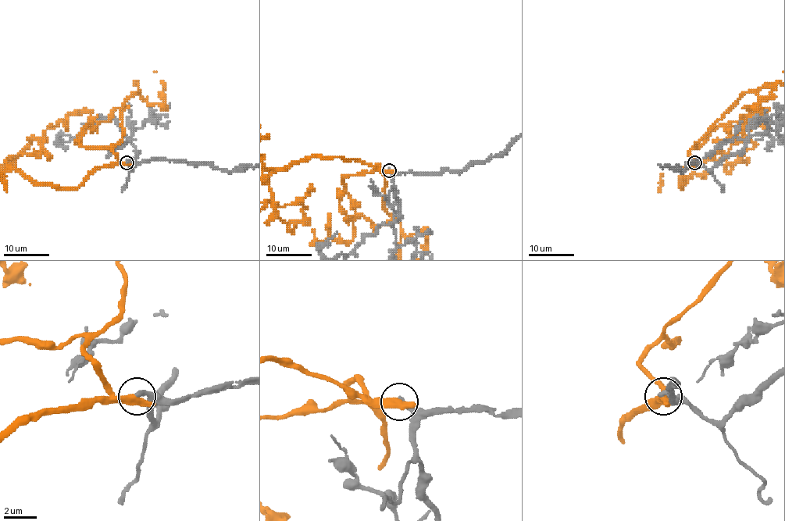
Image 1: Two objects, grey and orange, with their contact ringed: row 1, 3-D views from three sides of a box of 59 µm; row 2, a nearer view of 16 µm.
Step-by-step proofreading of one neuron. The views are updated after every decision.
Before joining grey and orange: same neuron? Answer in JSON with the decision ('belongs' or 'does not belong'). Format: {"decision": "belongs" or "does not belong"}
{"decision": "does not belong"}

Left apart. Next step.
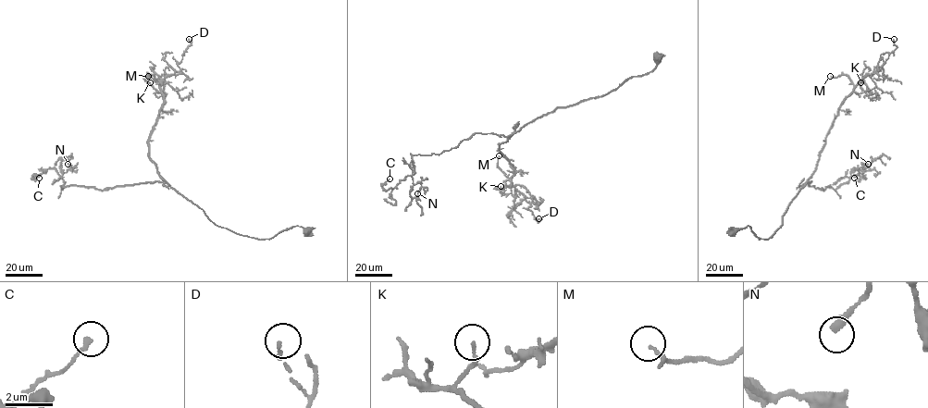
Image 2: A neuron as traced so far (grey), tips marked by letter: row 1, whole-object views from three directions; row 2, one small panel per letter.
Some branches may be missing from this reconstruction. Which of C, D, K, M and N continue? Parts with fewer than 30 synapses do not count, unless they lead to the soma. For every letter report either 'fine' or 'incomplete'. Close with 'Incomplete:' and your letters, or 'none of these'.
C: fine
D: fine
K: fine
M: fine
N: fine
Incomplete: none of these

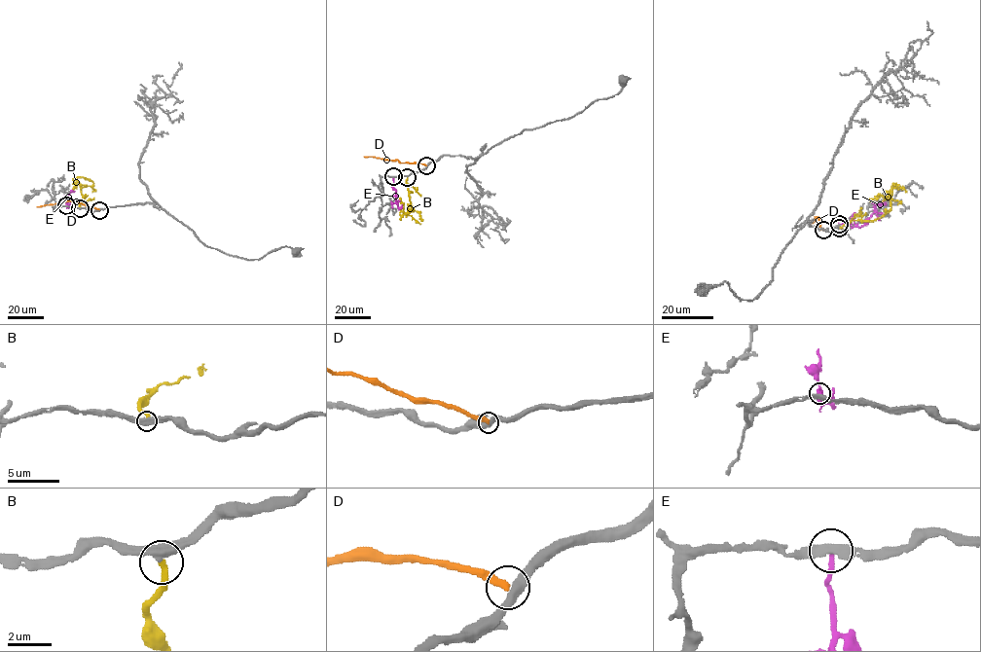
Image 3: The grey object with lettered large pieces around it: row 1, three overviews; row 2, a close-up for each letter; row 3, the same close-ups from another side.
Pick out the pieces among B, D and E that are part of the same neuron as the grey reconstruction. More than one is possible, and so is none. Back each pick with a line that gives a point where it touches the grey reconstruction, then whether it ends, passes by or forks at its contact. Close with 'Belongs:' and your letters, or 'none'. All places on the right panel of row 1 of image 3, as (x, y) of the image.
B: (839, 228) | it ends
Belongs: B

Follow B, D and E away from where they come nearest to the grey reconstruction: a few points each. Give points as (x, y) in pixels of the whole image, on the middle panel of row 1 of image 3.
B: (407, 177), (411, 211), (403, 214), (421, 223)
D: (426, 165), (364, 157)
E: (393, 176), (395, 201), (401, 208), (402, 204)

